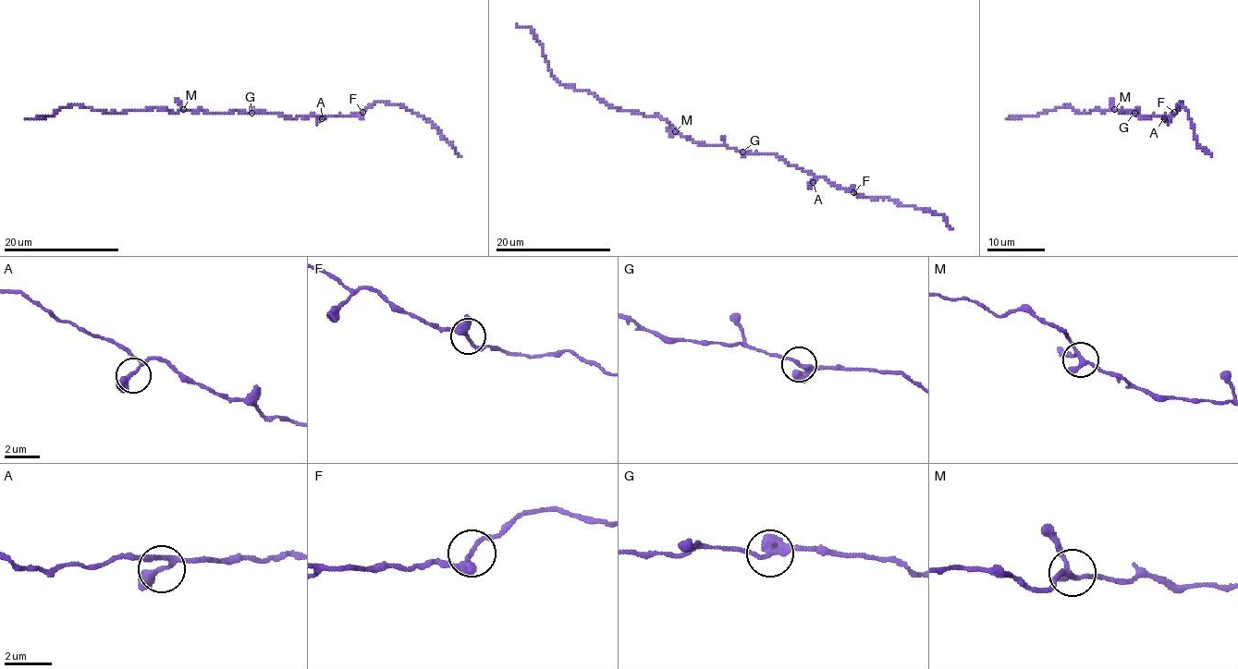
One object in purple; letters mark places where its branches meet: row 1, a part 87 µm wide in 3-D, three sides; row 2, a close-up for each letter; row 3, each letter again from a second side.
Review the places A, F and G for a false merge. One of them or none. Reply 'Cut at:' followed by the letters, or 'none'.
Cut at: none

